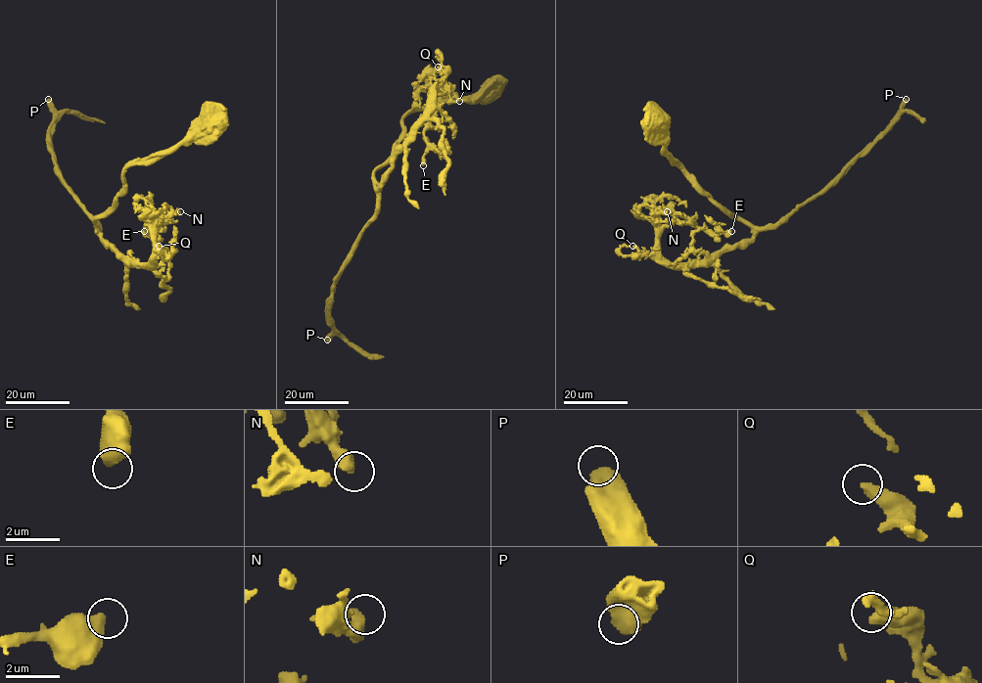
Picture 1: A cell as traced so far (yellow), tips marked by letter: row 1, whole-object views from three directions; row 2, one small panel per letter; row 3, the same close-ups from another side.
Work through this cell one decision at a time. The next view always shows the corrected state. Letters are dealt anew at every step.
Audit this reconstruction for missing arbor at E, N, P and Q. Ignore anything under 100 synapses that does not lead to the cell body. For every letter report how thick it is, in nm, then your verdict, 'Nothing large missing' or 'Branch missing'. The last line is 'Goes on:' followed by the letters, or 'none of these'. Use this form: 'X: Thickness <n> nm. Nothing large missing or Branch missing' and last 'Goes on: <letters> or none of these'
E: Thickness 550 nm. Nothing large missing
N: Thickness 480 nm. Nothing large missing
P: Thickness 650 nm. Branch missing
Q: Thickness 440 nm. Nothing large missing
Goes on: P

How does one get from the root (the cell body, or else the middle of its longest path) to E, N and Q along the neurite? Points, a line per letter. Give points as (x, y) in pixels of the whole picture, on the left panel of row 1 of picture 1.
E: (210, 119), (135, 159), (114, 204), (95, 217), (99, 235), (130, 261), (154, 255), (150, 222), (144, 231)
N: (210, 119), (135, 159), (95, 228), (130, 261), (148, 263), (157, 226), (180, 211)
Q: (210, 119), (180, 143), (135, 159), (114, 204), (95, 217), (99, 235), (130, 261), (163, 254), (159, 246)

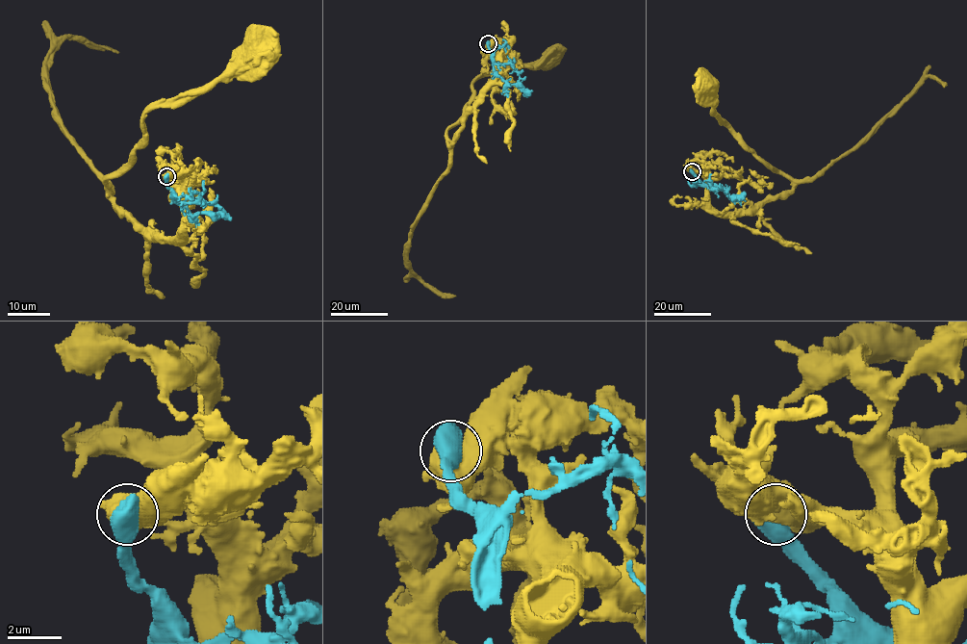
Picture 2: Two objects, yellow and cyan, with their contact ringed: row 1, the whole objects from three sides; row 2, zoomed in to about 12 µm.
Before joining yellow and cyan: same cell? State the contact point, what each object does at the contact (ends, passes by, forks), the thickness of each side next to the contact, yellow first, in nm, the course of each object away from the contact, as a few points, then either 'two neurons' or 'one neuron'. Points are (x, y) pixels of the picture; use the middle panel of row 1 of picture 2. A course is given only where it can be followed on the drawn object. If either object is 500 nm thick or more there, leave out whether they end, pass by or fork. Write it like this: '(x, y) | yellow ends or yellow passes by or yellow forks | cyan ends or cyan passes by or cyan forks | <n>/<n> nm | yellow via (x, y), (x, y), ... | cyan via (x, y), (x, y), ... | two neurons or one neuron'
(488, 43) | 650/950 nm | yellow via (488, 44), (496, 44), (499, 64), (450, 144), (447, 130), (471, 98), (477, 78), (549, 59) | cyan via (488, 44), (493, 69), (505, 82), (532, 91) | two neurons

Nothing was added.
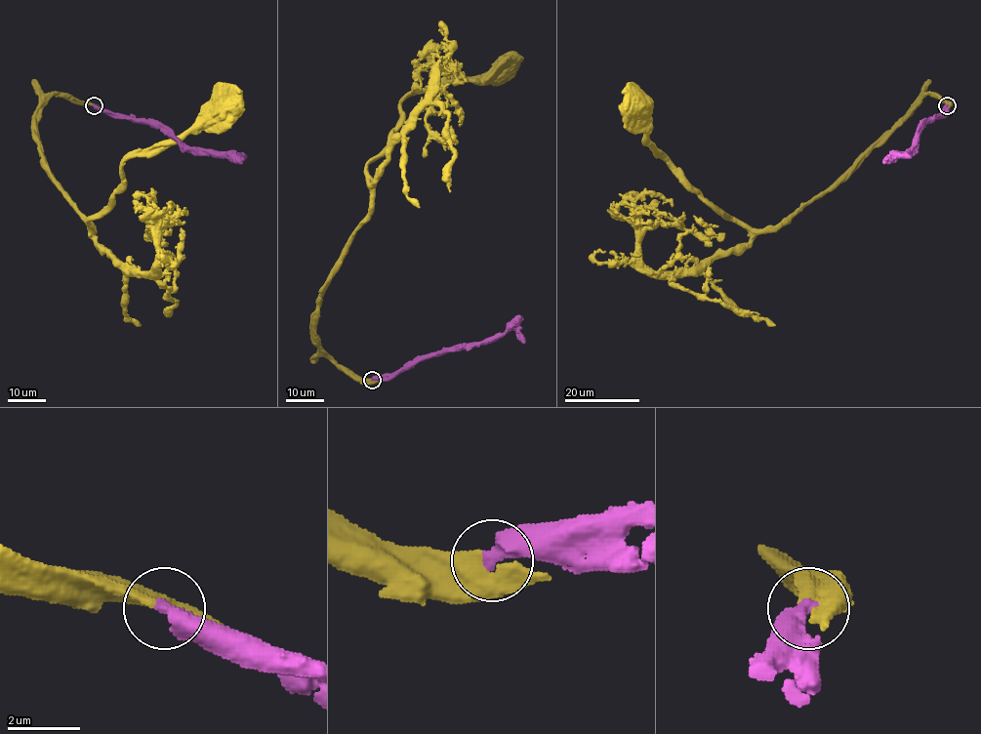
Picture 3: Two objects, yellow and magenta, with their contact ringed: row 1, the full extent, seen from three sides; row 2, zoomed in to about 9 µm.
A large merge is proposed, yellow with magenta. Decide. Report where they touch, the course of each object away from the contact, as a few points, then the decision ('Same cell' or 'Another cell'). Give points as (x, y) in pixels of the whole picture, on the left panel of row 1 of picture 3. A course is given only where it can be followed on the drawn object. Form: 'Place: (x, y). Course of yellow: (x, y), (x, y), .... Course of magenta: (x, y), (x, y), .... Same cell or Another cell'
Place: (94, 105). Course of yellow: (94, 105), (53, 94), (35, 116), (42, 161), (92, 230), (129, 156), (181, 141), (223, 103). Course of magenta: (94, 105), (164, 128), (189, 146), (246, 157). Same cell

